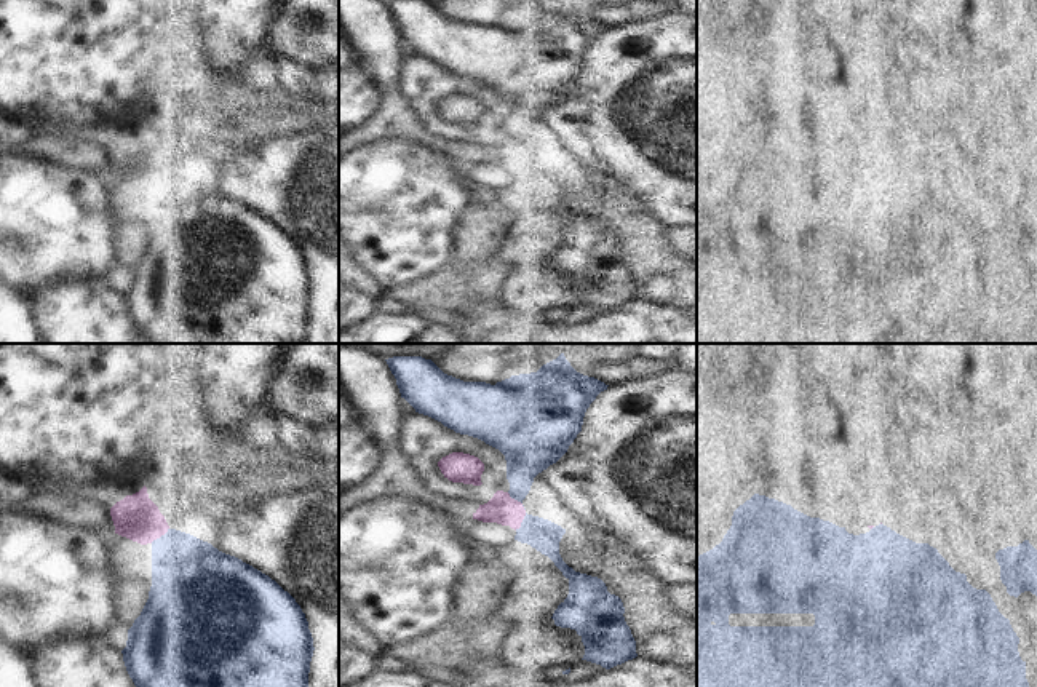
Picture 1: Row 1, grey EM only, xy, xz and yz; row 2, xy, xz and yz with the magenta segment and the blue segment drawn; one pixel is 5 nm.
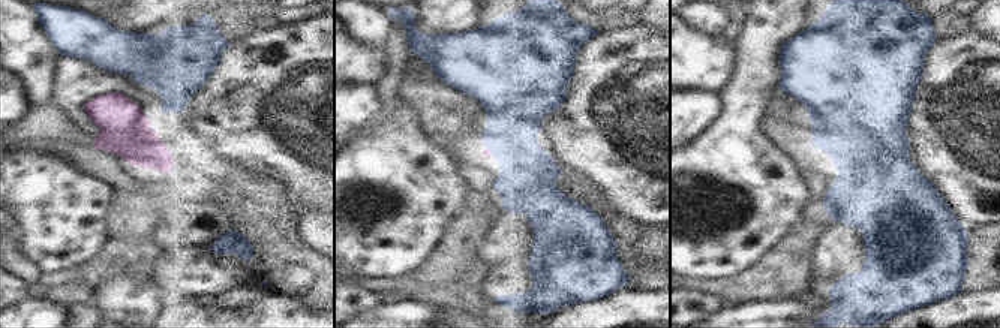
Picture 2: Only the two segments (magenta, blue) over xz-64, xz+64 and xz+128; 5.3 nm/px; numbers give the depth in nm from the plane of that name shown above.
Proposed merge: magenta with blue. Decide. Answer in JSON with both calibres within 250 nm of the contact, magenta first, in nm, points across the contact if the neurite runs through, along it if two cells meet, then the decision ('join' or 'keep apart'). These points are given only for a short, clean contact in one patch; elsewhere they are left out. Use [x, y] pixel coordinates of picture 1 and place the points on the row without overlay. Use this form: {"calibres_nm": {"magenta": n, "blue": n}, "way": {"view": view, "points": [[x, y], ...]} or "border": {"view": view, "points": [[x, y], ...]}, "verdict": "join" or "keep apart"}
{"calibres_nm": {"magenta": 150, "blue": 240}, "border": {"view": "xz", "points": [[507, 135], [524, 152]]}, "verdict": "keep apart"}

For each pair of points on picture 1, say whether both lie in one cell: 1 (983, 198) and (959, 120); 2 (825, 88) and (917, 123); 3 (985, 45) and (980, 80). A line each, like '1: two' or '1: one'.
1: two
2: two
3: two

